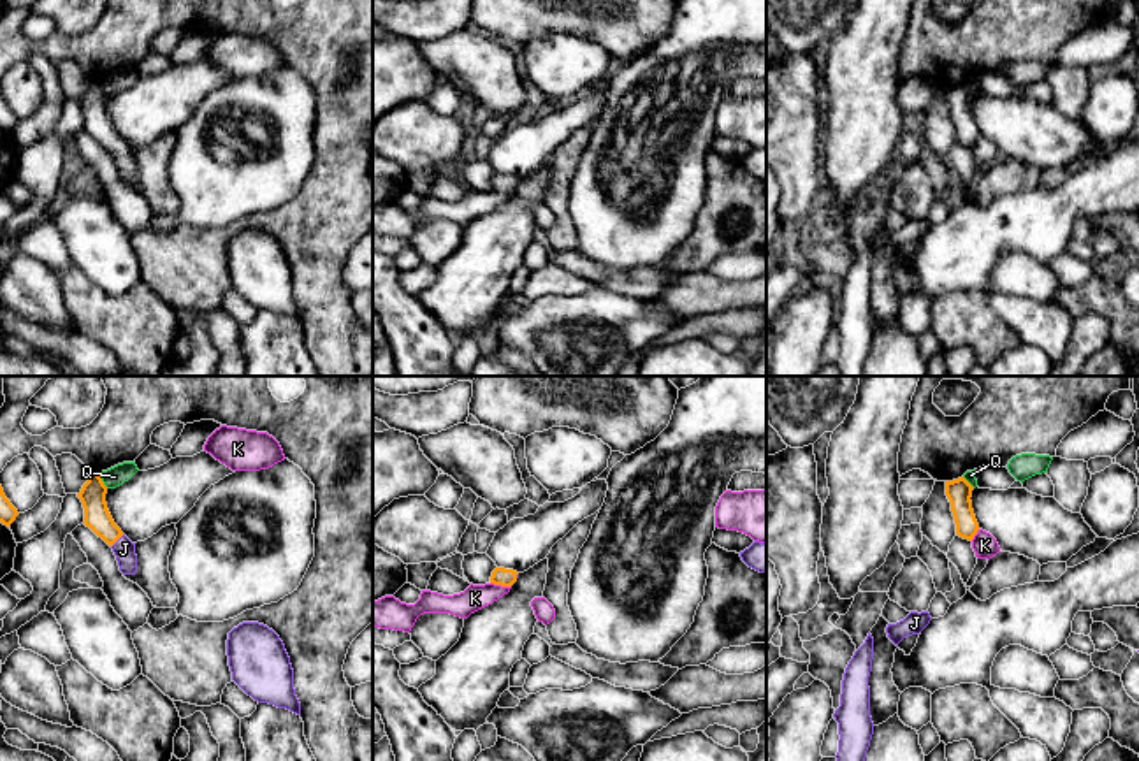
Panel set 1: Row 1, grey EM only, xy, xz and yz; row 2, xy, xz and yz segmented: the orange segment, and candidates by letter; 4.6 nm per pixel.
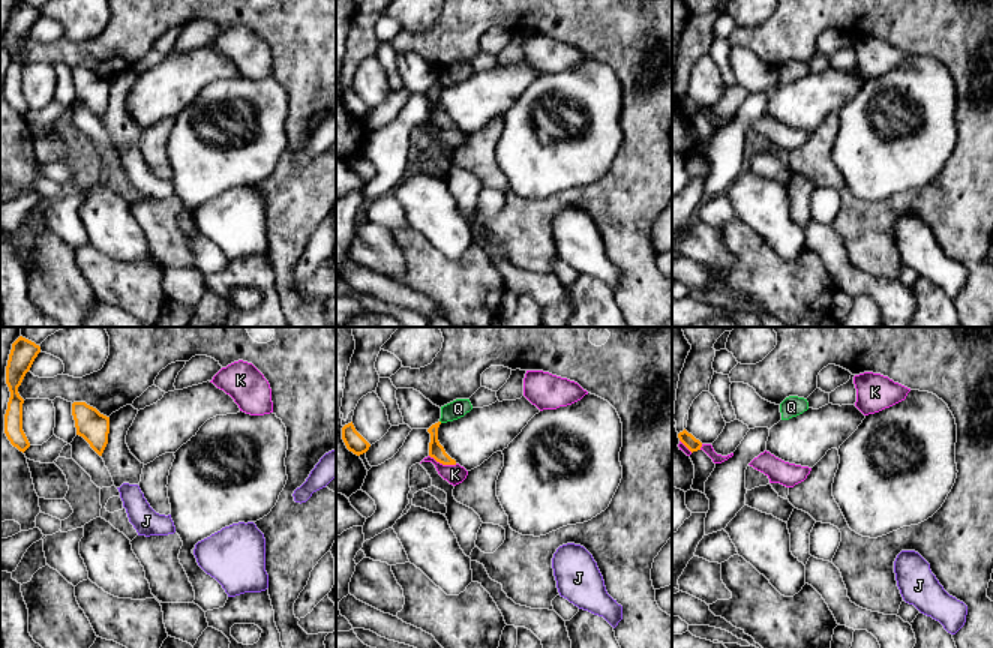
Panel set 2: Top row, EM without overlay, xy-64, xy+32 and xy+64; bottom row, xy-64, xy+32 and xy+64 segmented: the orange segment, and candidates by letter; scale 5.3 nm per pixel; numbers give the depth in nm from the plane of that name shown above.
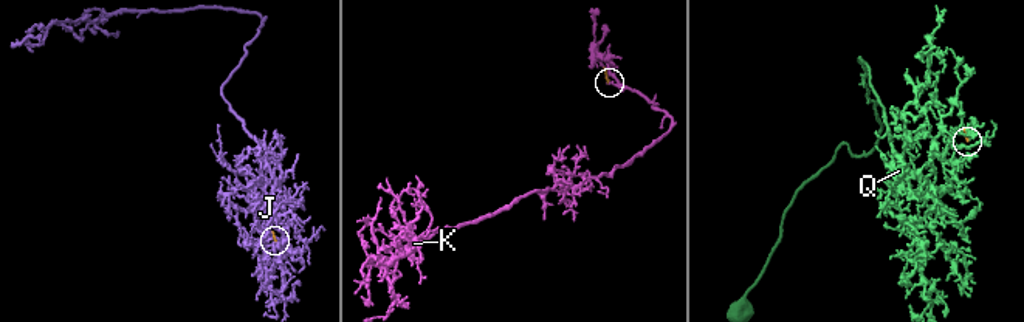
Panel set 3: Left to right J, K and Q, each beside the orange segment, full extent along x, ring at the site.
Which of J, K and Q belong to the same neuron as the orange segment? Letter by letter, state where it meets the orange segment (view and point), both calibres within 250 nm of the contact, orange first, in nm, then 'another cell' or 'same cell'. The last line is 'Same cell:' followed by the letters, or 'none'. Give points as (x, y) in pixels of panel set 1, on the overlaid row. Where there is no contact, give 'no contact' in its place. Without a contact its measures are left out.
J: meets orange in xy at (116, 540); 120 nm thick on the orange side, 100 nm on the other; same cell
K: meets orange in xz at (501, 586); 80 nm thick on the orange side, 120 nm on the other; another cell
Q: meets orange in xy at (102, 482); 120 nm thick on the orange side, 90 nm on the other; another cell
Same cell: J

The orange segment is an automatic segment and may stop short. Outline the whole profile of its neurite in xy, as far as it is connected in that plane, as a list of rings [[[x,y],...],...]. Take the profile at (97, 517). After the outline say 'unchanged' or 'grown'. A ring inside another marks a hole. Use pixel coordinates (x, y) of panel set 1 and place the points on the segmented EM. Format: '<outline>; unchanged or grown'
[[[91,473],[88,482],[77,494],[84,508],[84,525],[90,527],[98,538],[102,538],[112,548],[120,571],[123,575],[135,575],[135,543],[132,543],[114,524],[107,510],[105,494],[107,487],[104,485],[100,475]]]; grown

